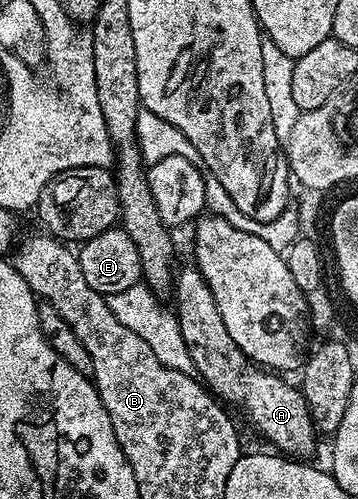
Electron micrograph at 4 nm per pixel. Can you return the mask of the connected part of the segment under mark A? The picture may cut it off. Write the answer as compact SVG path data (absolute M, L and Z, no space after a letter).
M189 266L175 273L174 276L174 311L176 320L182 330L182 338L190 350L190 358L194 358L196 367L196 376L202 381L205 388L213 396L219 398L225 405L233 404L236 408L244 411L244 416L273 444L271 447L277 453L283 454L289 458L308 458L316 448L316 439L318 433L316 424L312 420L312 415L308 409L308 403L304 397L303 391L295 383L287 384L283 375L277 374L272 370L265 370L257 366L248 359L248 356L230 338L230 330L226 330L226 322L218 314L218 302L214 302L214 293L208 285L208 277L200 273L199 268Z

